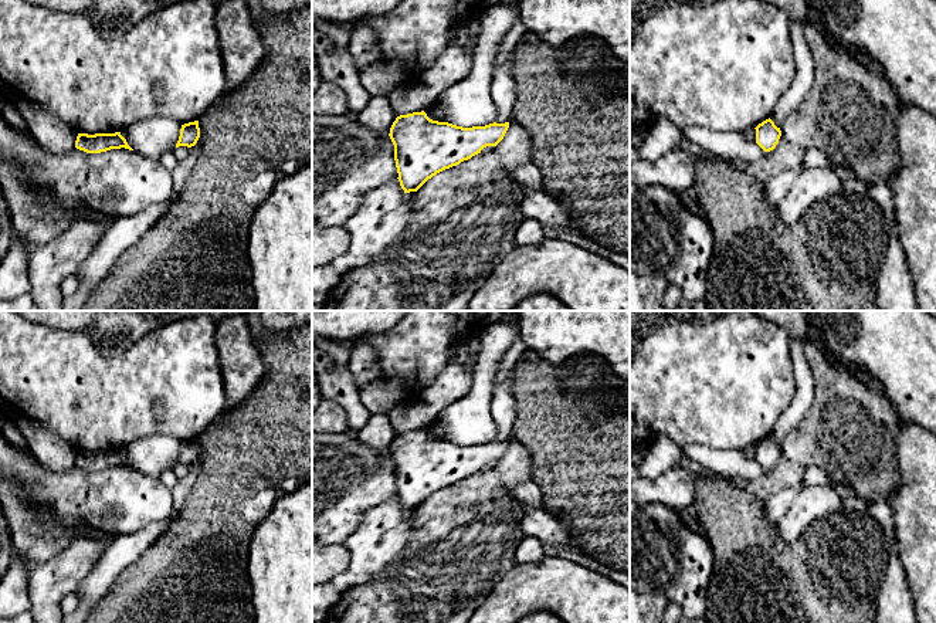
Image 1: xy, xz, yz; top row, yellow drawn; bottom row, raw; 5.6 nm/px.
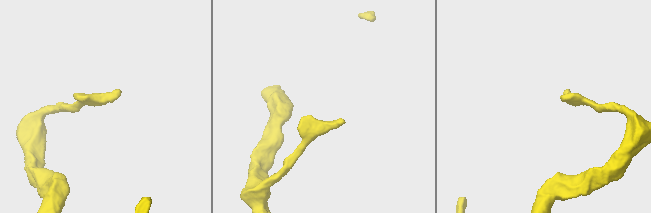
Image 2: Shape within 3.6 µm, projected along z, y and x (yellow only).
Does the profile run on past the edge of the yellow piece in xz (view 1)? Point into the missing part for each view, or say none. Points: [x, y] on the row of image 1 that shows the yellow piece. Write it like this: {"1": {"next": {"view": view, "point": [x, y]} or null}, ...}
{"1": {"next": null}}

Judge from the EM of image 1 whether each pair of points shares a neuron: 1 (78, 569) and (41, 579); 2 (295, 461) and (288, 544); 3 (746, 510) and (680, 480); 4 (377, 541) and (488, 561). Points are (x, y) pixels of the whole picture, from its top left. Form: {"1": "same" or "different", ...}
{"1": "same", "2": "different", "3": "different", "4": "different"}

